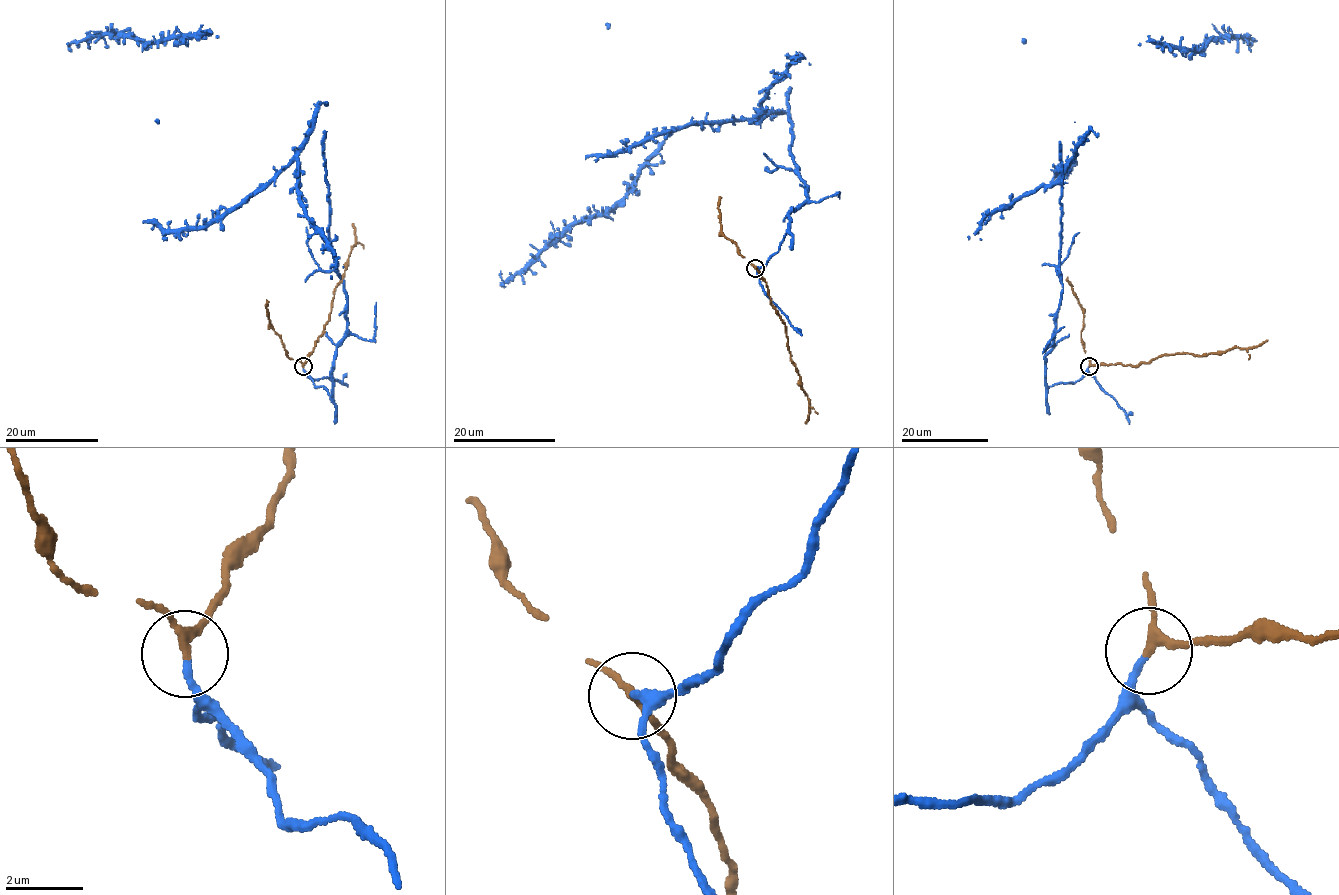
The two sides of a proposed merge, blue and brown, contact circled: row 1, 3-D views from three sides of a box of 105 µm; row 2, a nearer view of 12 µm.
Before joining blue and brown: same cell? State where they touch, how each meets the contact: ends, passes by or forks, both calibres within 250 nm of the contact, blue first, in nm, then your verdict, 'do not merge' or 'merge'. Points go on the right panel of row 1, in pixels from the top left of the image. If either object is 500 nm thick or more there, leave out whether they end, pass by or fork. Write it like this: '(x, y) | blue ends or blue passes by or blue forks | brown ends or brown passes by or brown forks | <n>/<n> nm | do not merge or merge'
(1089, 366) | blue ends | brown passes by | 180/200 nm | merge

